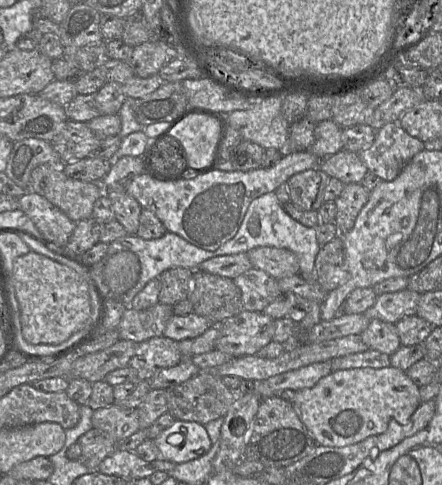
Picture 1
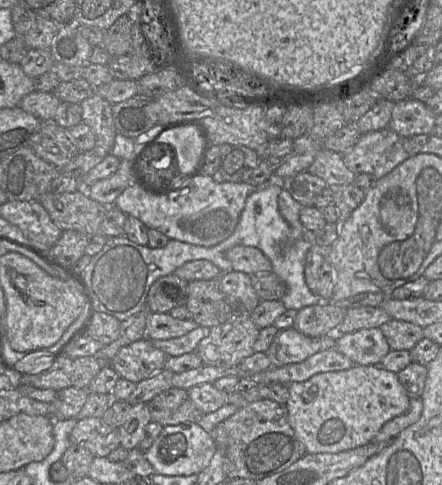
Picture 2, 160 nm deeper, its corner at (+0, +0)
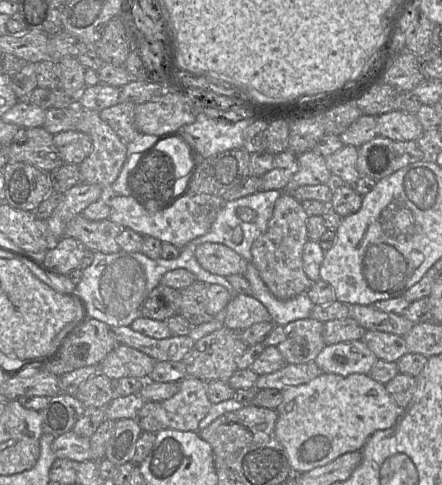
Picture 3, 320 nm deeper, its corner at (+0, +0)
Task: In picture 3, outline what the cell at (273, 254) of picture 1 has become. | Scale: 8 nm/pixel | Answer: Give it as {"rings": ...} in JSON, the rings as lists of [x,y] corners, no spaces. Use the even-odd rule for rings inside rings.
{"rings":[[[207,242],[198,245],[195,257],[204,270],[224,277],[234,274],[244,276],[247,269],[247,261],[244,258],[219,243]]]}

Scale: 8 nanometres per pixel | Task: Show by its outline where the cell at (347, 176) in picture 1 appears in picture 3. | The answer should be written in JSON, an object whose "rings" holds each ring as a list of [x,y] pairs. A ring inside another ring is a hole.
{"rings":[[[307,151],[297,155],[297,162],[298,171],[291,177],[284,190],[282,190],[284,193],[291,194],[295,189],[303,185],[335,183],[324,156],[314,151]]]}

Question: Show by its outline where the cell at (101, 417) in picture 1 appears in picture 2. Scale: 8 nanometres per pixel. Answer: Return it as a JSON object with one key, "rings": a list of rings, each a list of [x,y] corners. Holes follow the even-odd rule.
{"rings":[[[101,418],[78,420],[69,436],[70,444],[89,450],[95,457],[107,457],[120,446],[118,428],[106,425]]]}

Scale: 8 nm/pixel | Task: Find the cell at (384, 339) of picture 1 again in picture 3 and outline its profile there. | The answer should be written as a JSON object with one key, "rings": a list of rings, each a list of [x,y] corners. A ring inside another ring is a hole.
{"rings":[[[359,339],[326,345],[314,362],[323,373],[347,376],[368,374],[377,360],[377,356]]]}

